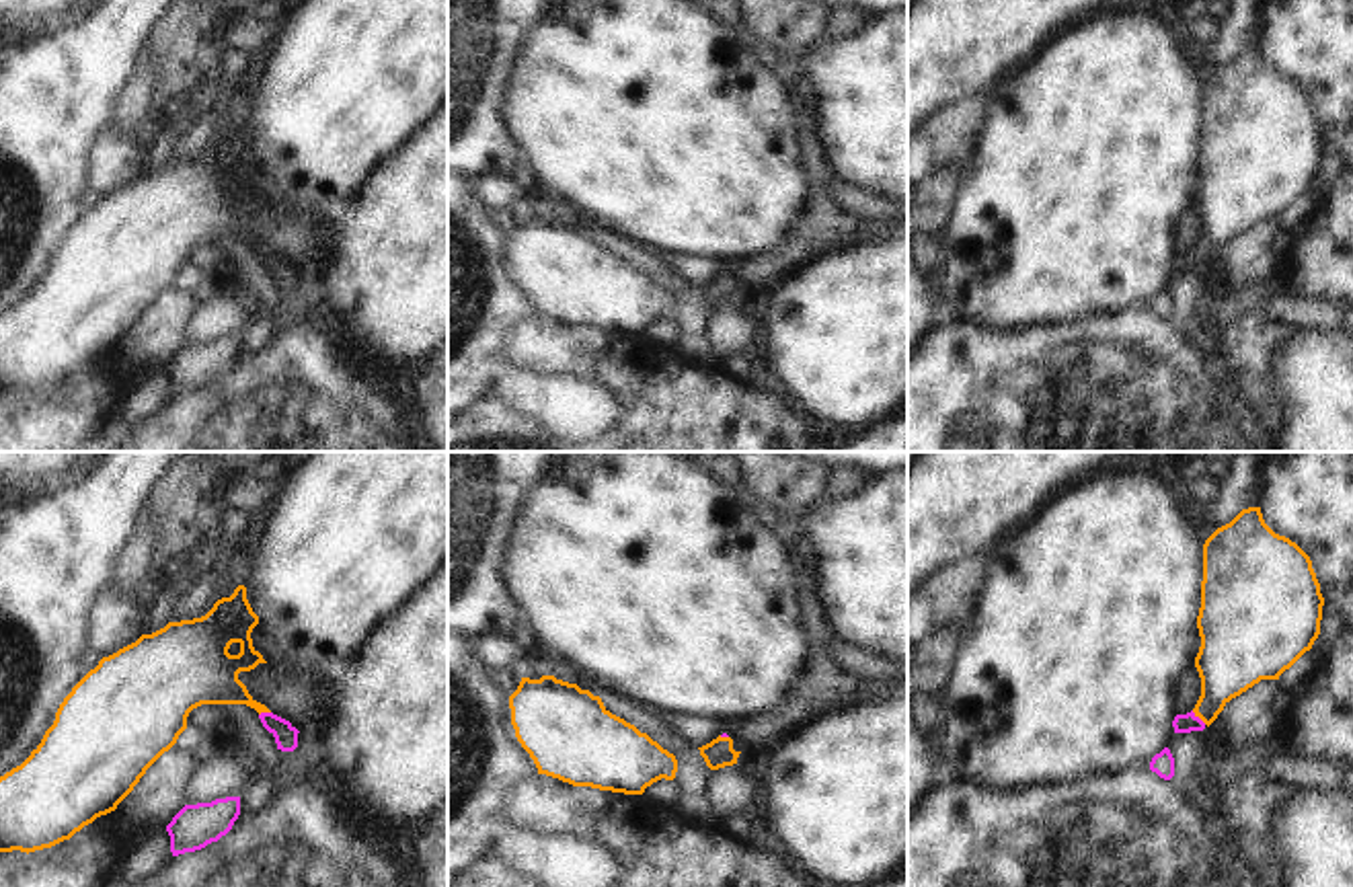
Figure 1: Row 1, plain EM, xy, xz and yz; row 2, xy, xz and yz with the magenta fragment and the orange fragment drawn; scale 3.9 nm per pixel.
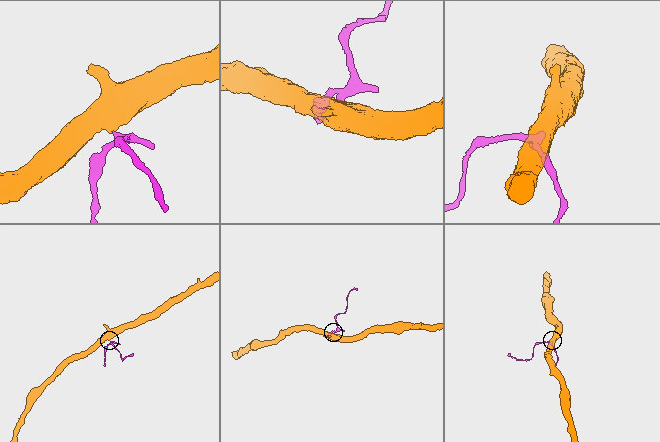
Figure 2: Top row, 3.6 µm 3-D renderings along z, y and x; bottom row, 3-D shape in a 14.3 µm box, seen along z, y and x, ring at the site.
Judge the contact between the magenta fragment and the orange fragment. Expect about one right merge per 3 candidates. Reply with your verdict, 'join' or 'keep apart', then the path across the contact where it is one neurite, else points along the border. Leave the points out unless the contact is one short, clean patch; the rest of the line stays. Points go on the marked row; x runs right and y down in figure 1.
join | across yz (1183, 723), (1197, 717), (1210, 705), (1228, 662)

